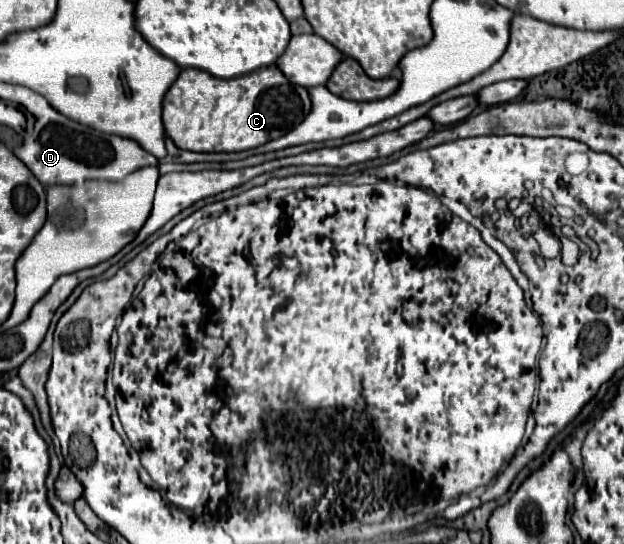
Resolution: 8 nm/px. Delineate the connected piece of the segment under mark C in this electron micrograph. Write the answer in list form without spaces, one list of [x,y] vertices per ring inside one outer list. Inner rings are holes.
[[[276,65],[236,79],[218,79],[200,69],[182,69],[162,101],[166,135],[176,147],[200,153],[244,151],[278,139],[310,111],[308,91],[290,83]]]

